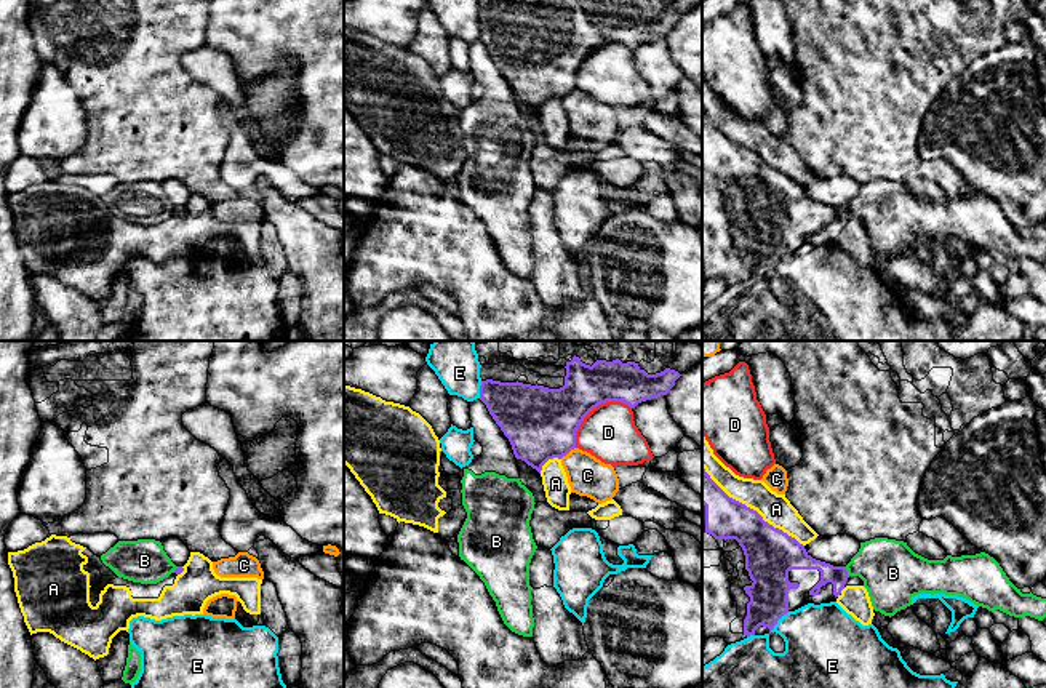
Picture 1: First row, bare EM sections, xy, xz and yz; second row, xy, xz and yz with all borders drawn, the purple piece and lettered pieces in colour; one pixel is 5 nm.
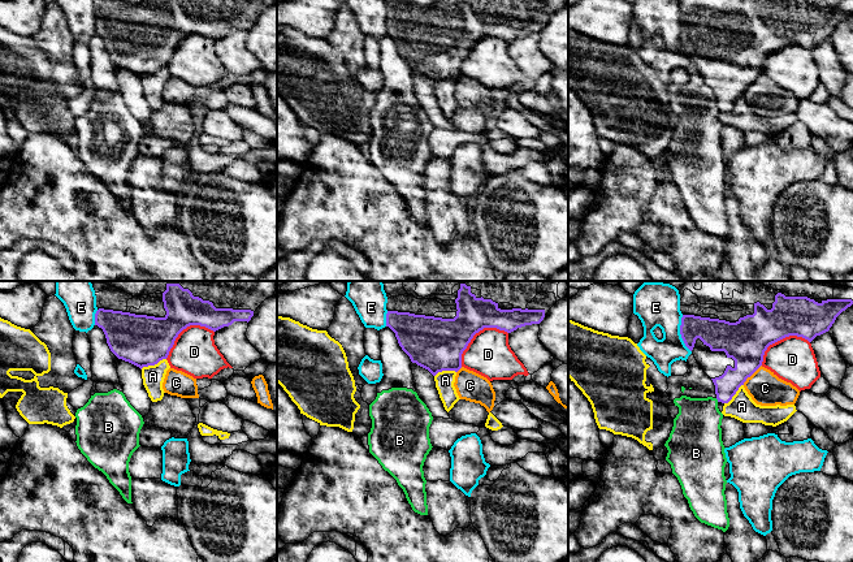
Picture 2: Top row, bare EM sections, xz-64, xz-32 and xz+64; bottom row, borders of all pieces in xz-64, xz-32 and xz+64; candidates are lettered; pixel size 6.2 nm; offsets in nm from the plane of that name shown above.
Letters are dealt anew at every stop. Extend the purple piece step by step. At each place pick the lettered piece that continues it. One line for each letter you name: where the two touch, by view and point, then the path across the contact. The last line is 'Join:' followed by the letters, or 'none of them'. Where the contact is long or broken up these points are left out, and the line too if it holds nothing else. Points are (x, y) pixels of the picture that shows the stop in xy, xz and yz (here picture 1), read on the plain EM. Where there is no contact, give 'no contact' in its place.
Join: none of them

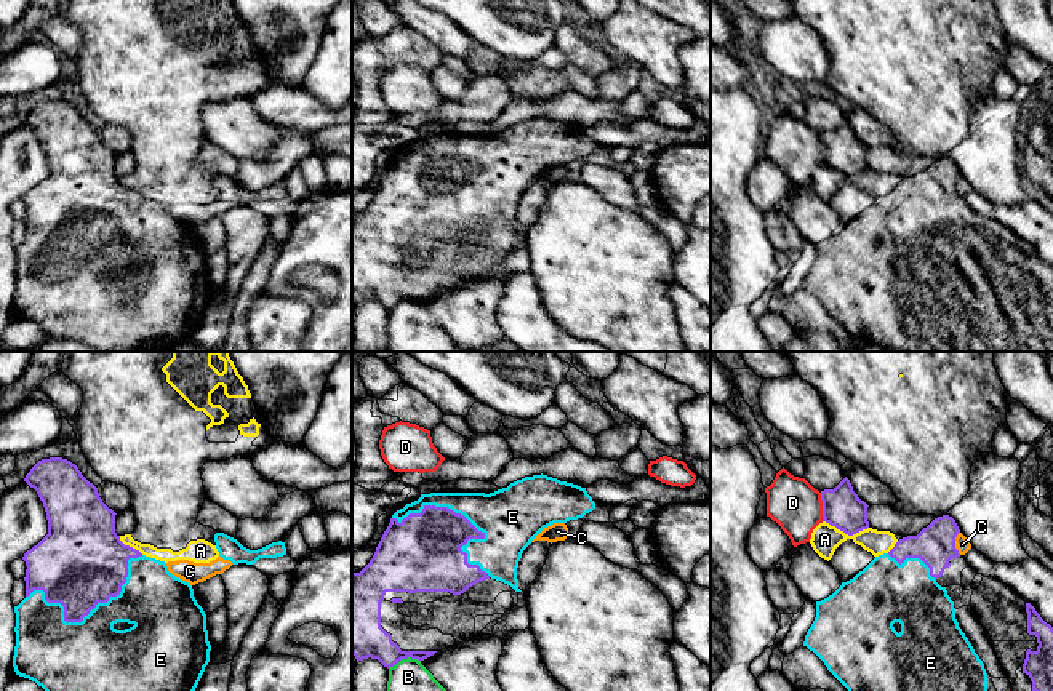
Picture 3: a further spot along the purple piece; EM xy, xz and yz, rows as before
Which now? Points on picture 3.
E: xz (469, 163)
Join: E

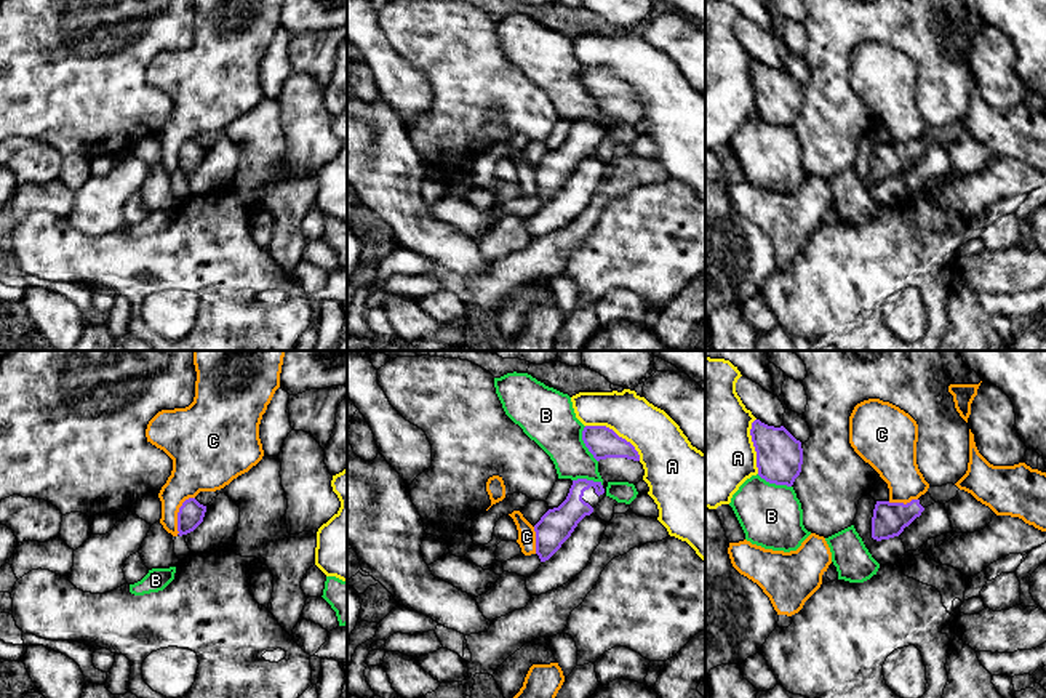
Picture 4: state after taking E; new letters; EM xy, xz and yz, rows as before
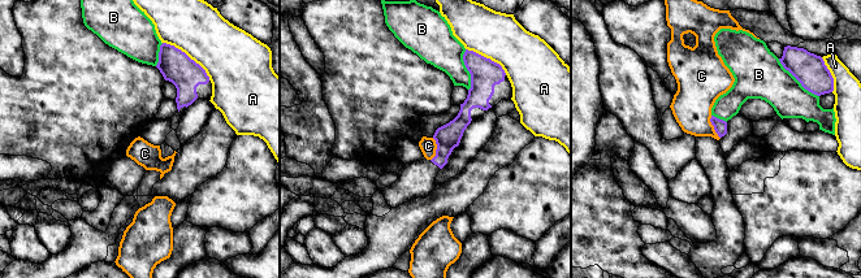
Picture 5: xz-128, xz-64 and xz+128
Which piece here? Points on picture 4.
Join: none of them

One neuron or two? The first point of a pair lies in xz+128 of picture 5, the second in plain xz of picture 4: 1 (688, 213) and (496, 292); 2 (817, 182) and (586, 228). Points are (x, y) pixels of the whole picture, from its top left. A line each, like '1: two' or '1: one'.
1: two
2: two

